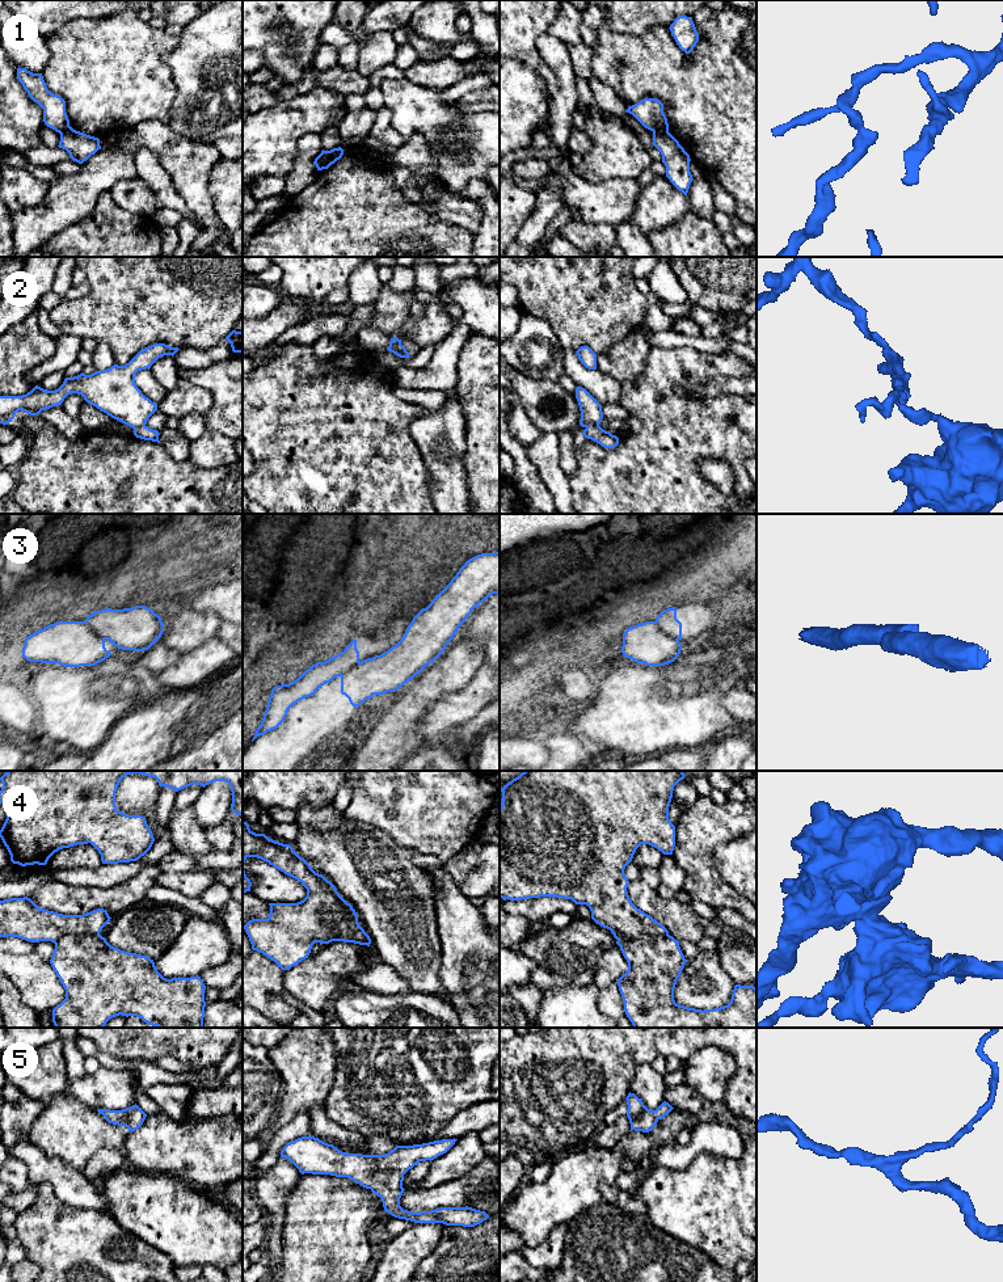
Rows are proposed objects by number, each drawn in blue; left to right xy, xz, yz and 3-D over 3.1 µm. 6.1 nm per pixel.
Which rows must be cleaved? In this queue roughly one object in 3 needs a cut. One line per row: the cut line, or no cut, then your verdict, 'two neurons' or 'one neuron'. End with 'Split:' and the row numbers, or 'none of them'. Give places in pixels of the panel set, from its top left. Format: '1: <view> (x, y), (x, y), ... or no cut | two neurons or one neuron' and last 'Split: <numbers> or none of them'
1: yz (668, 130), (653, 133) | two neurons
2: yz (598, 424), (586, 427) | two neurons
3: yz (654, 621), (665, 633), (677, 640) | two neurons
4: xz (350, 905), (352, 918), (323, 916), (332, 940) | two neurons
5: no cut | one neuron
Split: 1, 2, 3, 4

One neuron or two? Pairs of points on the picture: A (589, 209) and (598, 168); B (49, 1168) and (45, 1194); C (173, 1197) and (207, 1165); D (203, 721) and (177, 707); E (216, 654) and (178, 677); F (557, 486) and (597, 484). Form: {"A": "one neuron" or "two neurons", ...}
{"A": "two neurons", "B": "two neurons", "C": "two neurons", "D": "two neurons", "E": "one neuron", "F": "two neurons"}

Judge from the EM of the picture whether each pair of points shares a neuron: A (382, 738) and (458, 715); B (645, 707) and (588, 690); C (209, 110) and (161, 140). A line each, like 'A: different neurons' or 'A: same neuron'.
A: different neurons
B: different neurons
C: different neurons

